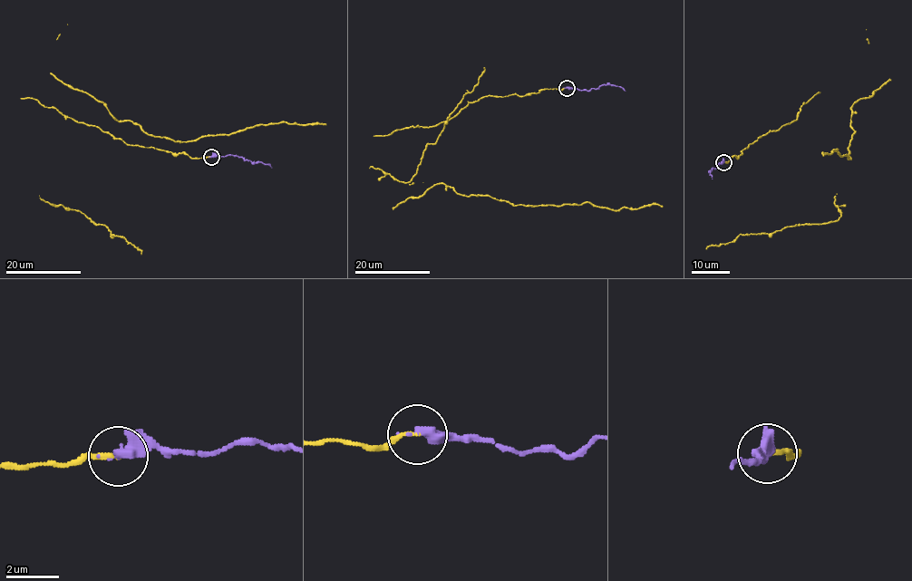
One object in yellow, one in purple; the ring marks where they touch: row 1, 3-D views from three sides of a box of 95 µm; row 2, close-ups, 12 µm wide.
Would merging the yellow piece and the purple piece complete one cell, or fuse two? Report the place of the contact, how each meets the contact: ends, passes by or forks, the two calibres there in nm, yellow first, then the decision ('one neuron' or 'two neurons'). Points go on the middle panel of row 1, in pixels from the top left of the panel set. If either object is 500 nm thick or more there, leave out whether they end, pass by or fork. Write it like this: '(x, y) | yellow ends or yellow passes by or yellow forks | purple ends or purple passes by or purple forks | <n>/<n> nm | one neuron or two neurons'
(567, 88) | yellow ends | purple ends | 160/480 nm | one neuron

